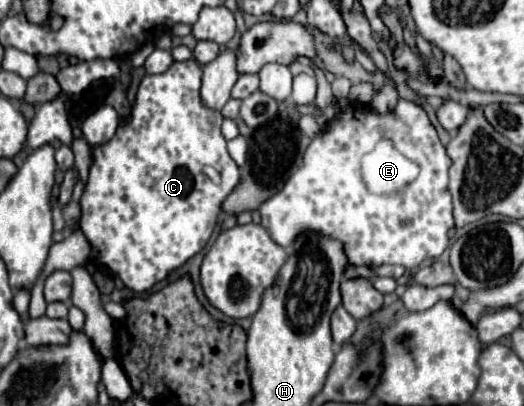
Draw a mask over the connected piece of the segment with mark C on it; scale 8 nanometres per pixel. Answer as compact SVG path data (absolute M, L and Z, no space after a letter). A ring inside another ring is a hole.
M195 59L175 61L159 75L145 75L135 97L131 121L121 125L109 143L93 151L95 161L81 197L81 231L93 251L99 253L99 261L137 293L151 289L169 271L181 267L205 247L215 229L223 199L239 183L239 167L229 157L227 141L221 135L223 115L201 103L199 87L201 67ZM205 167L213 167L221 179L213 181L205 173Z

